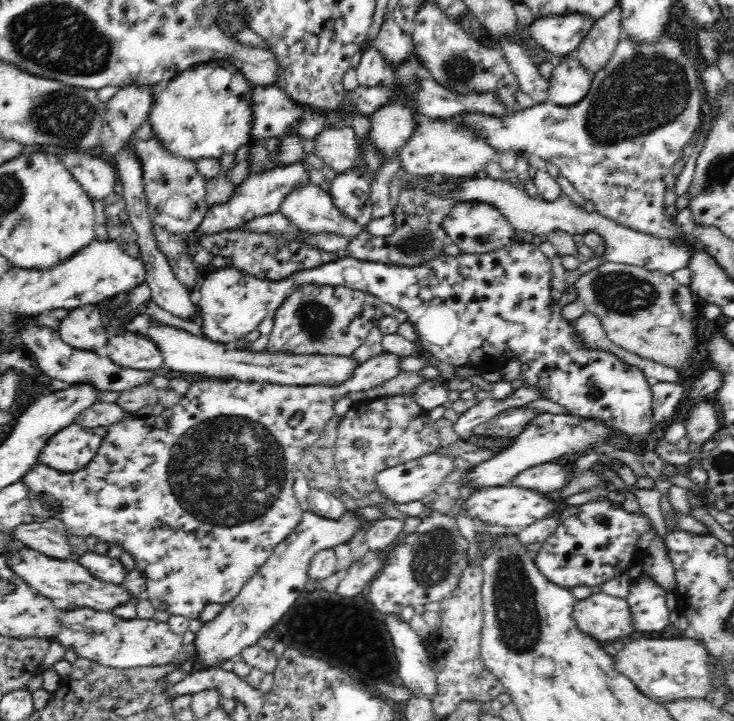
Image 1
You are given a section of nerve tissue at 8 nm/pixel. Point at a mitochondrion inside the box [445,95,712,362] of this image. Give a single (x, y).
(623, 293)

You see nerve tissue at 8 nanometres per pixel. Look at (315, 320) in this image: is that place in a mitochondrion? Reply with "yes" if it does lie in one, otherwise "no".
yes

